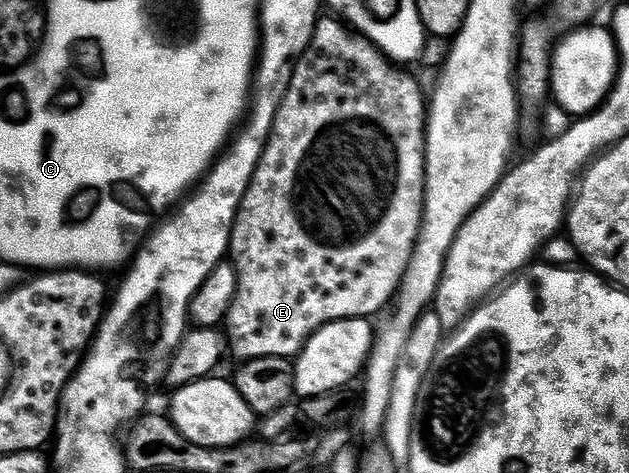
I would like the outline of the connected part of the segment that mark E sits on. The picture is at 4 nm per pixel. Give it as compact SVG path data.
M322 17L318 21L313 39L306 50L305 55L297 61L295 72L291 76L291 84L287 88L287 96L283 96L283 104L279 108L279 112L275 116L275 124L271 128L271 136L265 145L263 156L259 160L259 164L255 168L255 176L251 180L251 184L247 188L247 192L241 201L241 208L237 213L237 219L233 225L233 235L229 241L229 254L231 255L232 267L237 272L237 294L233 297L233 303L227 315L228 335L231 337L231 344L237 348L238 359L248 360L250 358L262 358L263 356L279 356L280 358L292 359L301 353L301 350L308 344L310 338L317 331L322 330L327 324L338 322L344 318L368 318L380 315L381 311L393 301L393 295L401 286L401 281L405 275L405 269L409 267L409 261L413 255L413 245L417 242L417 234L421 230L421 216L425 212L425 128L427 125L427 98L421 95L421 86L415 79L407 74L399 74L398 70L376 46L367 38L362 38L356 30L350 28L346 23L338 20L336 17Z

